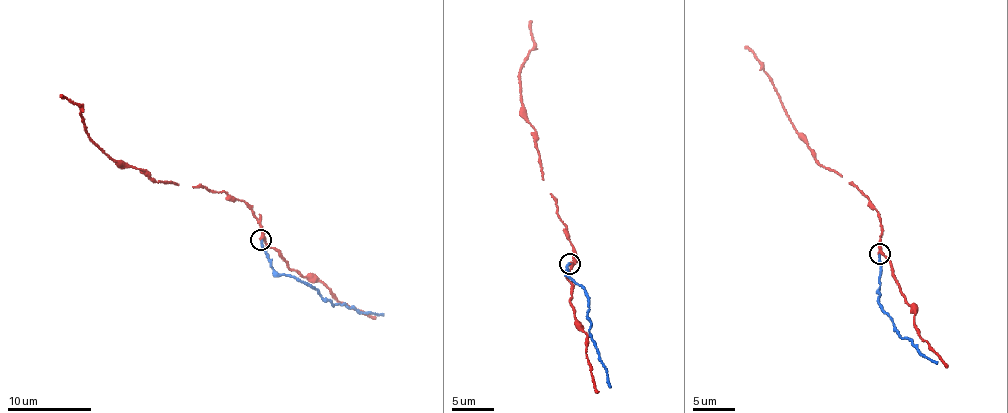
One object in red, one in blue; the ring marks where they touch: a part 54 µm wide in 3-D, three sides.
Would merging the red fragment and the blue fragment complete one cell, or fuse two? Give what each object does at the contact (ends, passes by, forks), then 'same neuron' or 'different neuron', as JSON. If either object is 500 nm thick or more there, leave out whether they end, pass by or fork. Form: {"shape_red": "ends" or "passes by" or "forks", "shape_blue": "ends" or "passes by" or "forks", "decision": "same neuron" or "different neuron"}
{"shape_red": "passes by", "shape_blue": "ends", "decision": "different neuron"}

